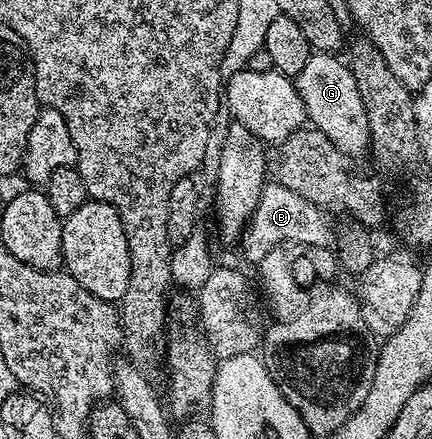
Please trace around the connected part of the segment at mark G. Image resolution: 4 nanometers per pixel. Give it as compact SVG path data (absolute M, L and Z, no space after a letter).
M313 52L307 58L303 70L299 70L295 83L299 98L303 98L308 123L312 127L327 134L327 138L331 138L331 142L335 142L343 154L361 158L364 157L364 152L370 151L367 106L363 106L363 98L359 98L353 71L340 55Z

